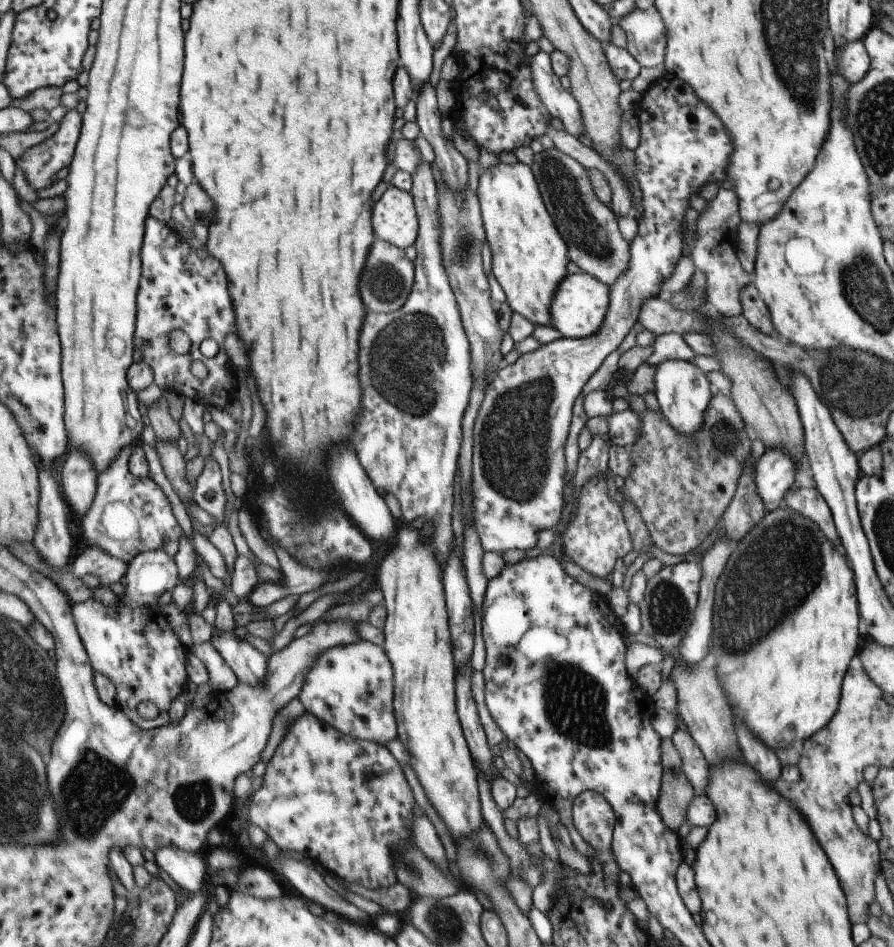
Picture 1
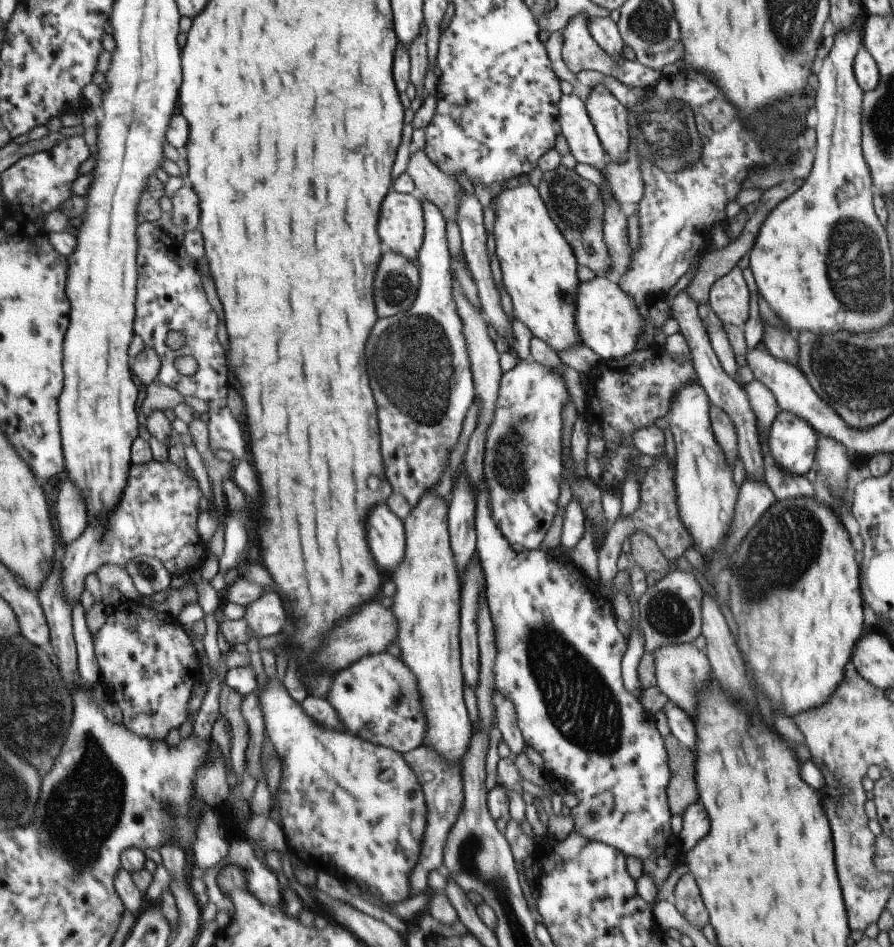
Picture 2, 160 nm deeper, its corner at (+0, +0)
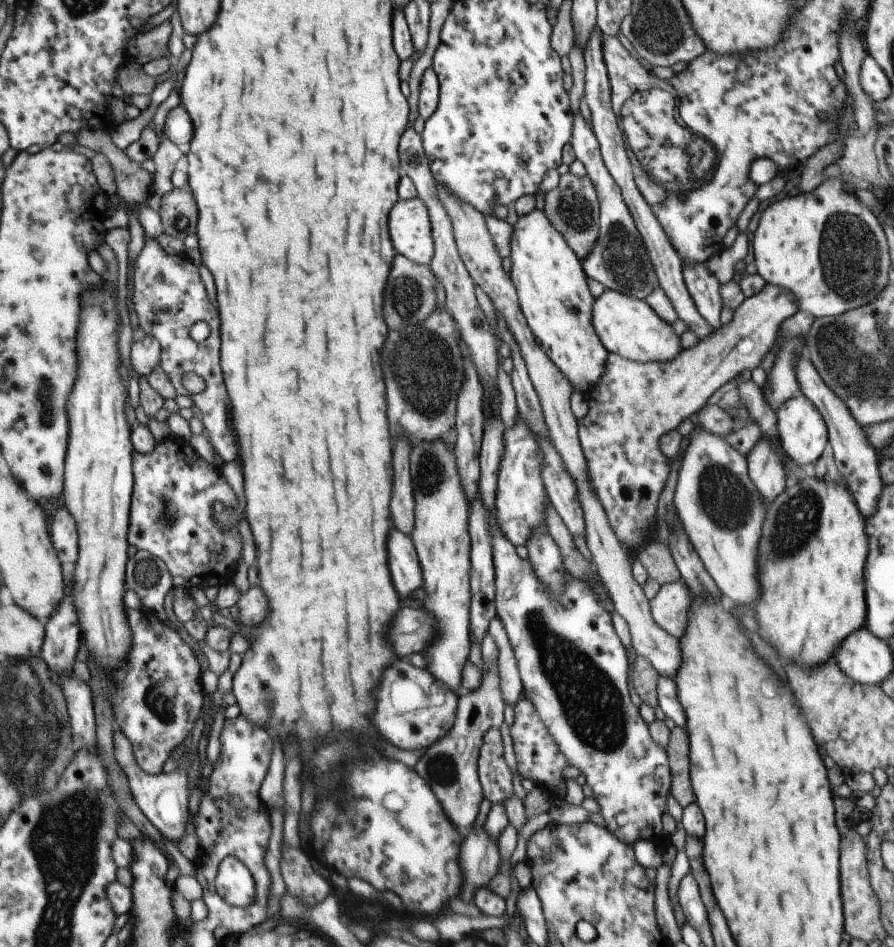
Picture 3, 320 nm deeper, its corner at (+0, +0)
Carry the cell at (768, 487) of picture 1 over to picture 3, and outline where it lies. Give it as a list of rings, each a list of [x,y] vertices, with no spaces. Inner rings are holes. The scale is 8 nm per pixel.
[[[797,394],[793,398],[787,399],[775,411],[775,416],[777,438],[779,438],[779,444],[785,456],[799,467],[820,458],[823,449],[828,444],[828,432],[819,411],[808,398]]]

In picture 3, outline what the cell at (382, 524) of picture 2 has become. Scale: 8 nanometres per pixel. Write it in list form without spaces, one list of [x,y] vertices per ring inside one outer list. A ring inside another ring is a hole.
[[[393,530],[387,538],[387,562],[391,584],[401,598],[407,598],[413,590],[421,588],[421,570],[411,540]]]

